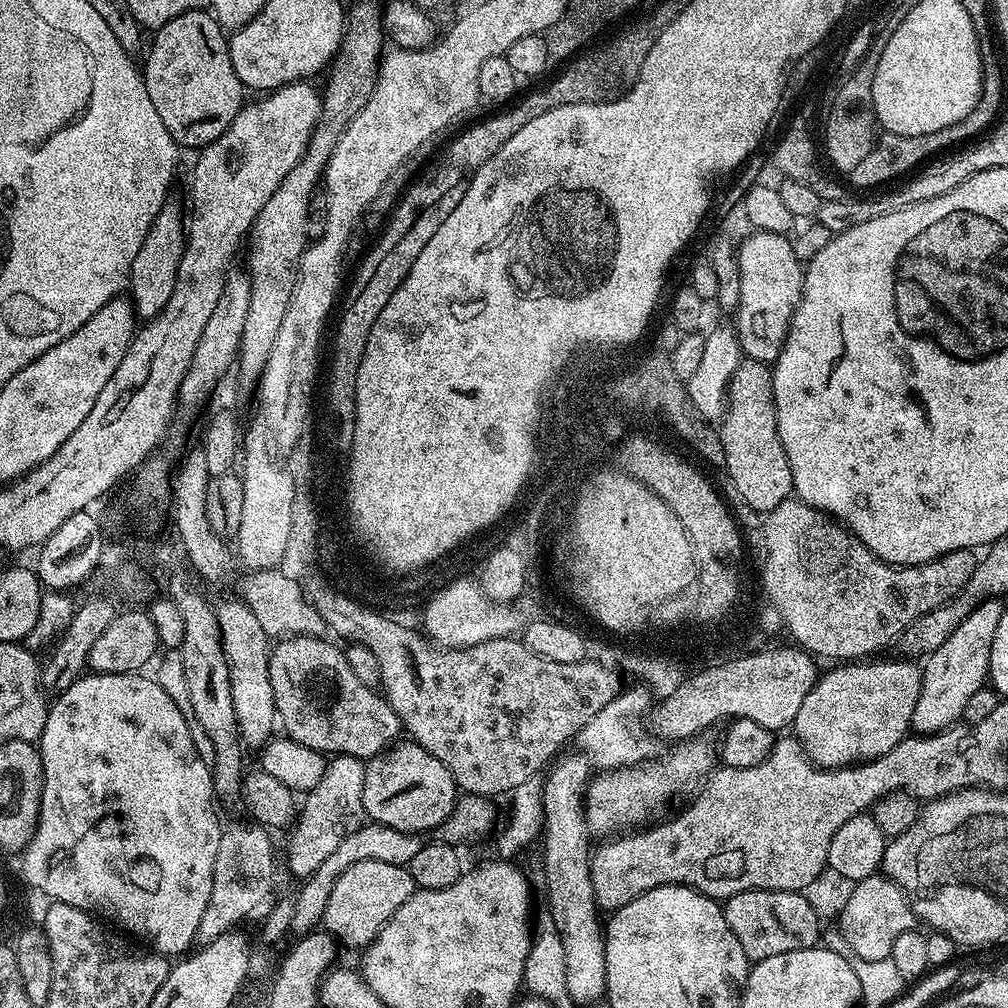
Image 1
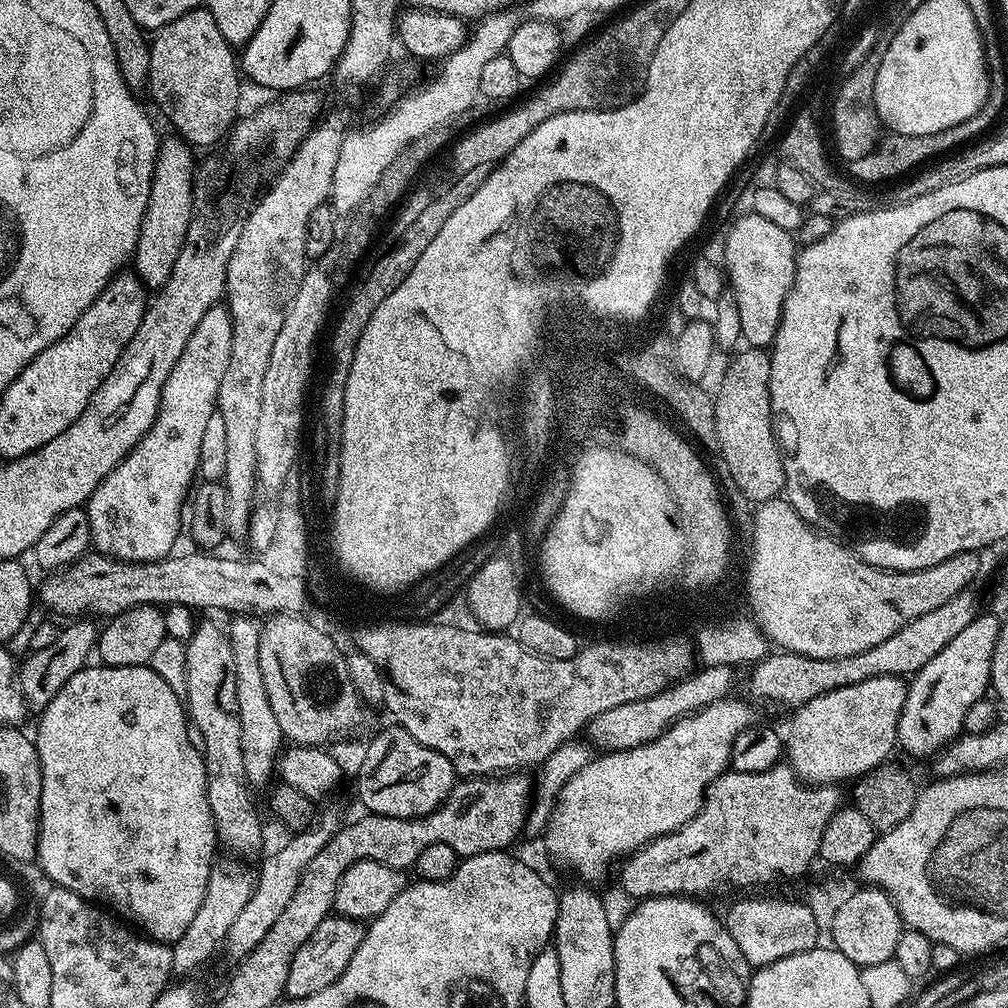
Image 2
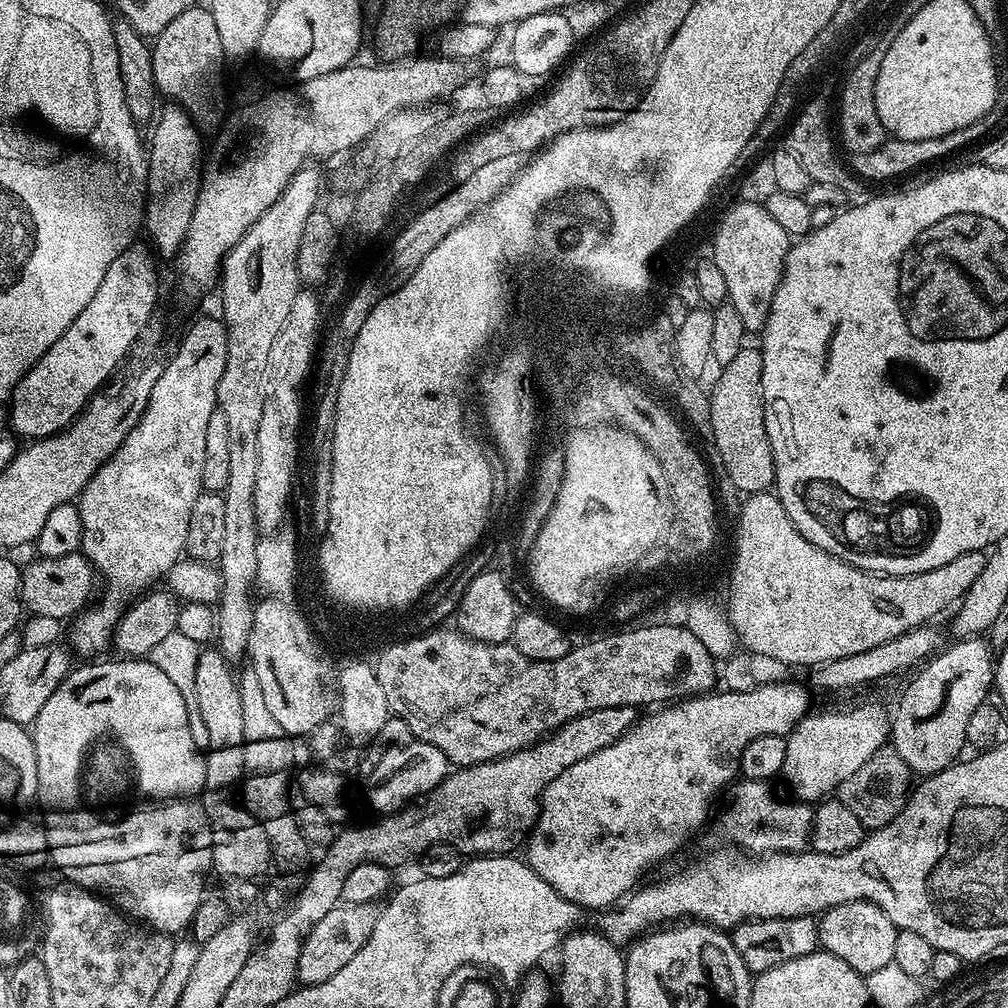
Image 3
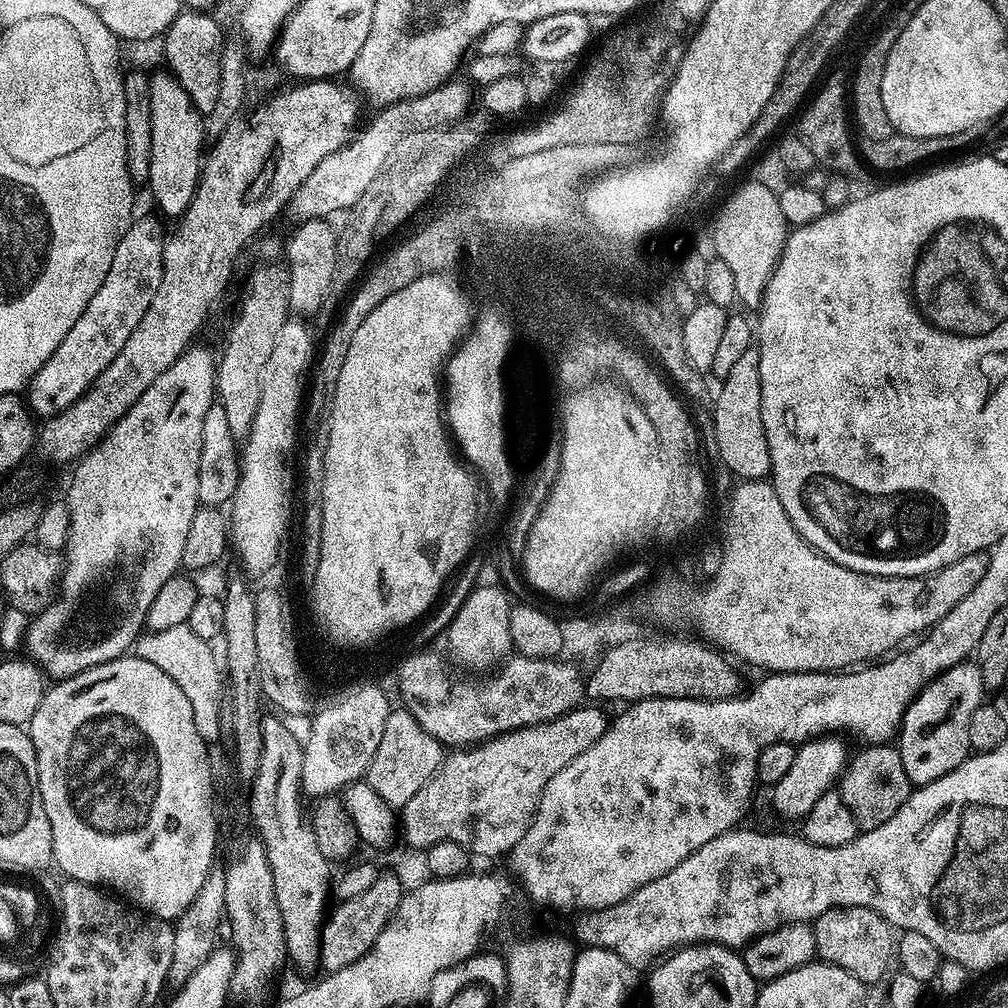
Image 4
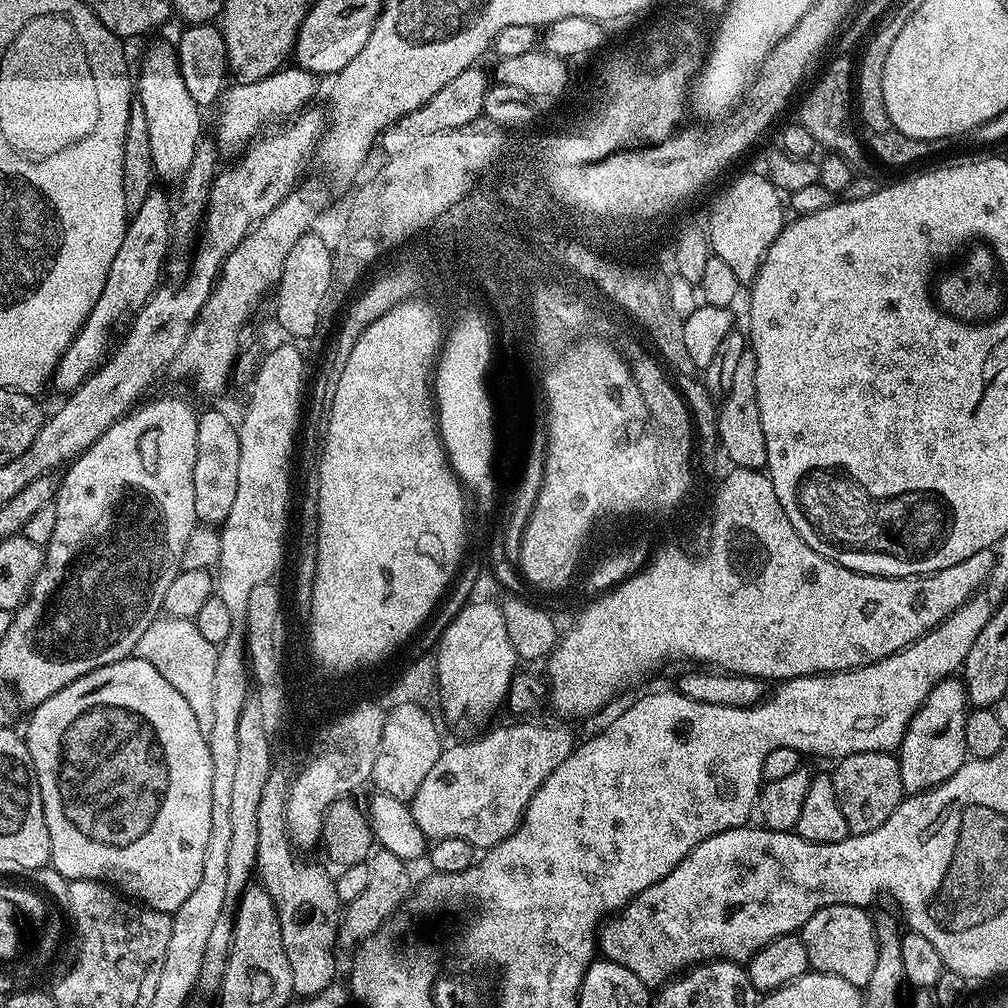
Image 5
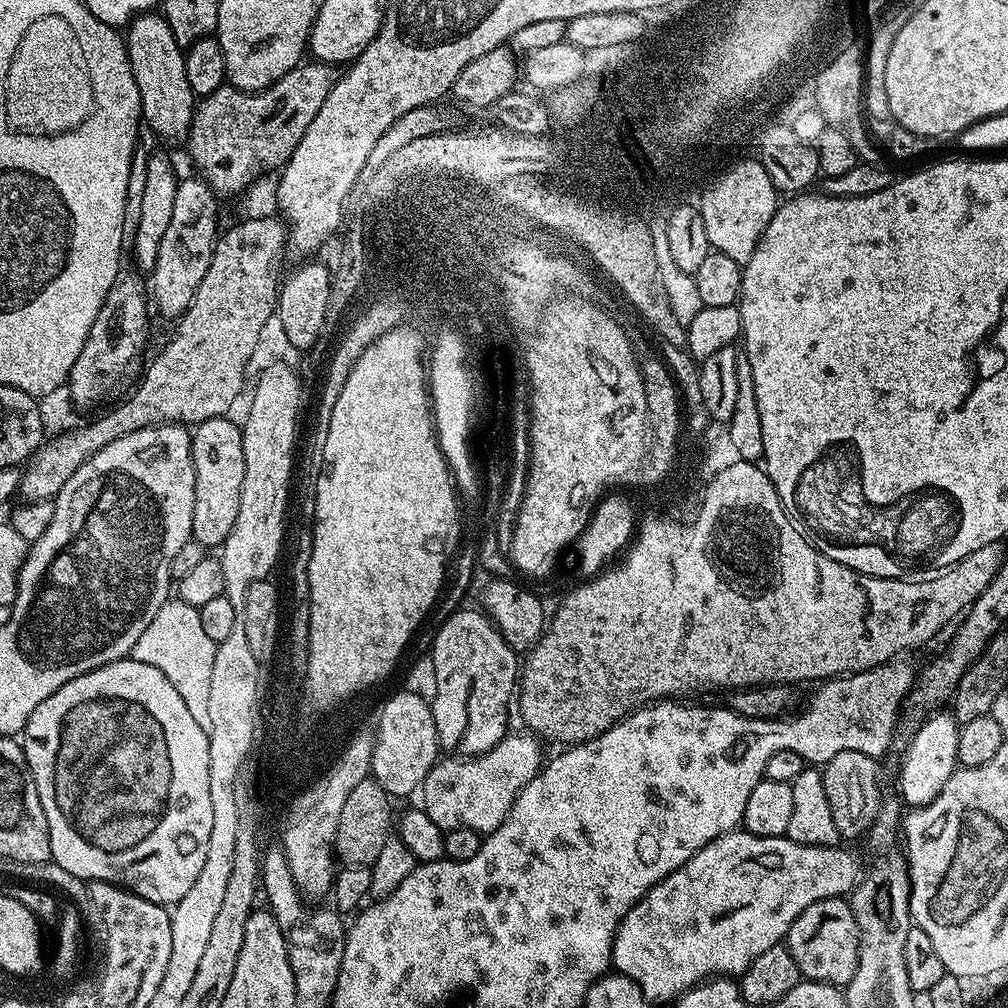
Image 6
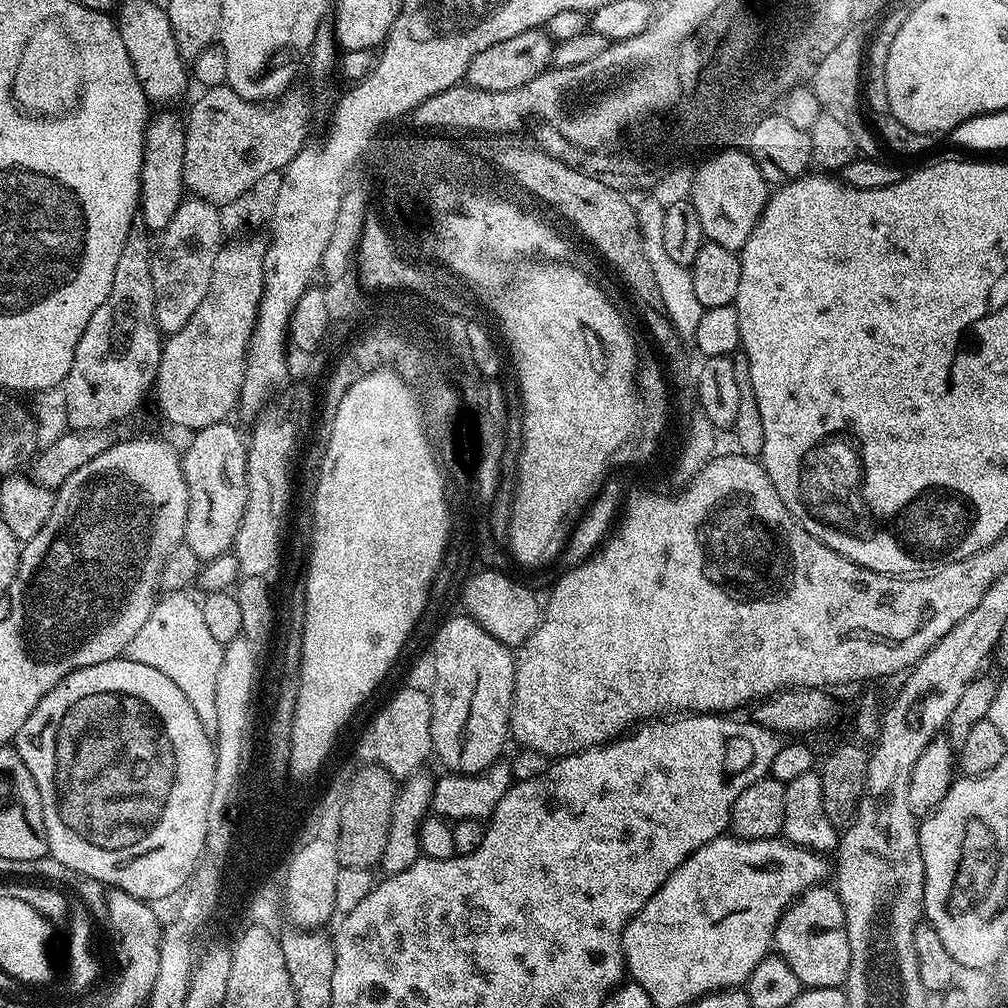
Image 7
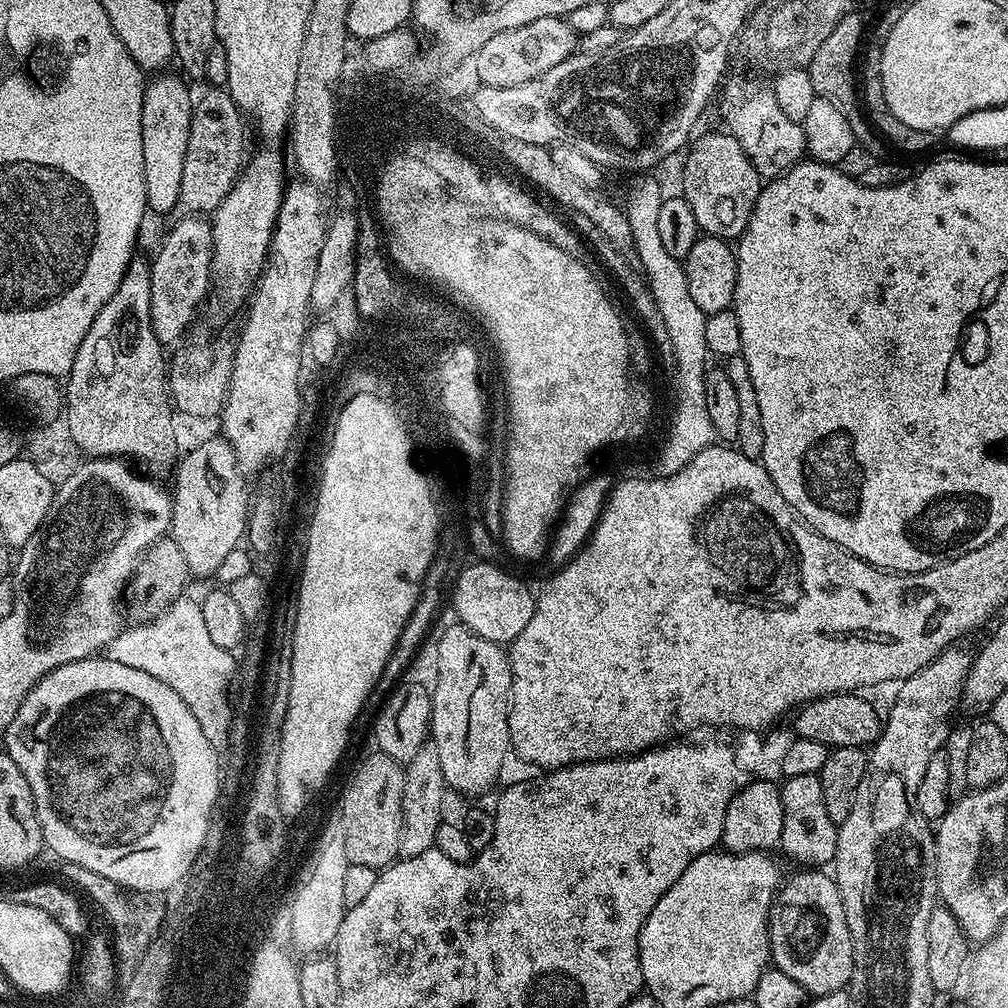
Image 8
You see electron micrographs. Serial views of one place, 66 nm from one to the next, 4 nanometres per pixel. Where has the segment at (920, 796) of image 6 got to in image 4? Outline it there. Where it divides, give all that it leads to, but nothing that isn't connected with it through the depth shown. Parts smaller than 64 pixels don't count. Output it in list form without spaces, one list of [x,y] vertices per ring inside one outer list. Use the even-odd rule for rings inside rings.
[[[965,662],[938,674],[910,701],[900,724],[898,747],[902,766],[906,766],[906,774],[914,786],[934,782],[968,759],[972,752],[970,714],[978,710],[984,695],[980,667],[974,662]]]

